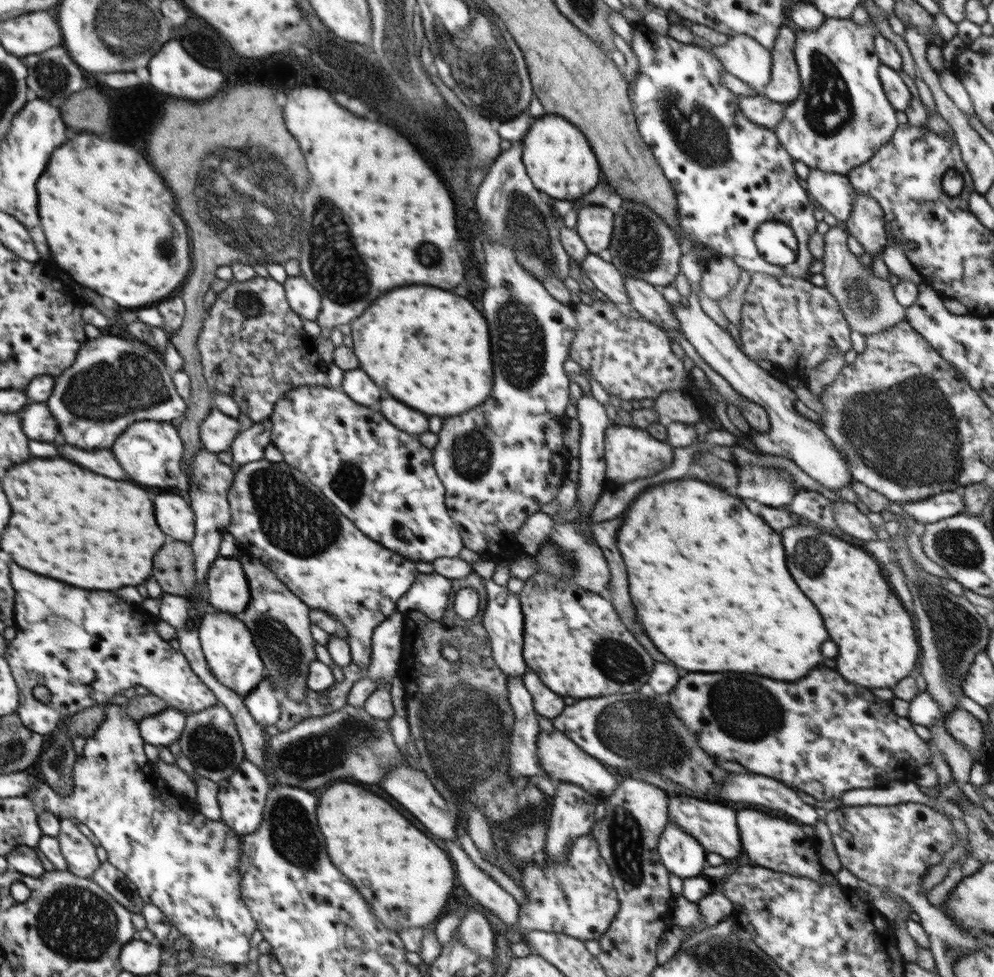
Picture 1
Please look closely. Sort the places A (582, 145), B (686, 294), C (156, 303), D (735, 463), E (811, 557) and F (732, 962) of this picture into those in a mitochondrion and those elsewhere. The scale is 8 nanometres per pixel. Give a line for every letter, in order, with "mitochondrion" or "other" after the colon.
A: other
B: other
C: other
D: other
E: mitochondrion
F: mitochondrion

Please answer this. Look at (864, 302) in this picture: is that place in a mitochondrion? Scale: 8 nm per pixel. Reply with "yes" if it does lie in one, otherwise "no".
yes

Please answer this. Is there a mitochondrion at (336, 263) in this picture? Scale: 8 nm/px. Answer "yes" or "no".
yes

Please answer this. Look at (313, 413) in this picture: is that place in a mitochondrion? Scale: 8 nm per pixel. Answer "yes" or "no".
no

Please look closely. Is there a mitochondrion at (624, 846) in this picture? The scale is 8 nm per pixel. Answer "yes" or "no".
yes

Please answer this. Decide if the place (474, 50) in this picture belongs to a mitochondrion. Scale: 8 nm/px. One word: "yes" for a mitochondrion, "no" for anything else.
yes

